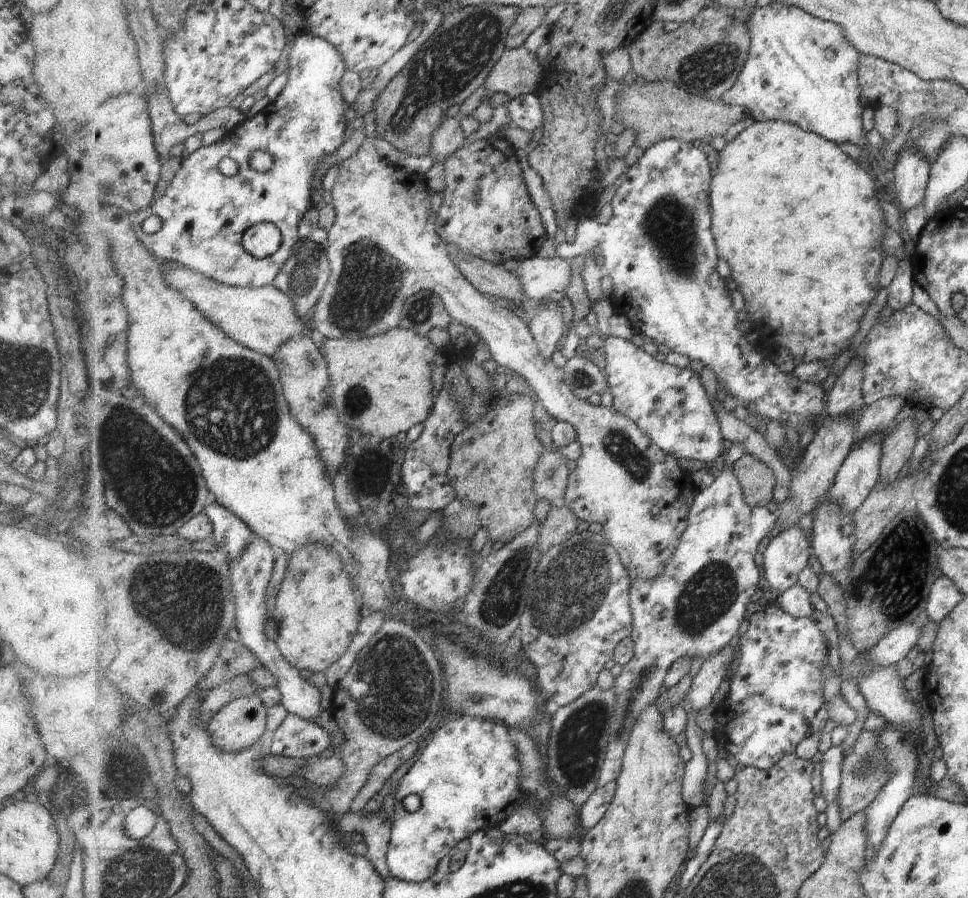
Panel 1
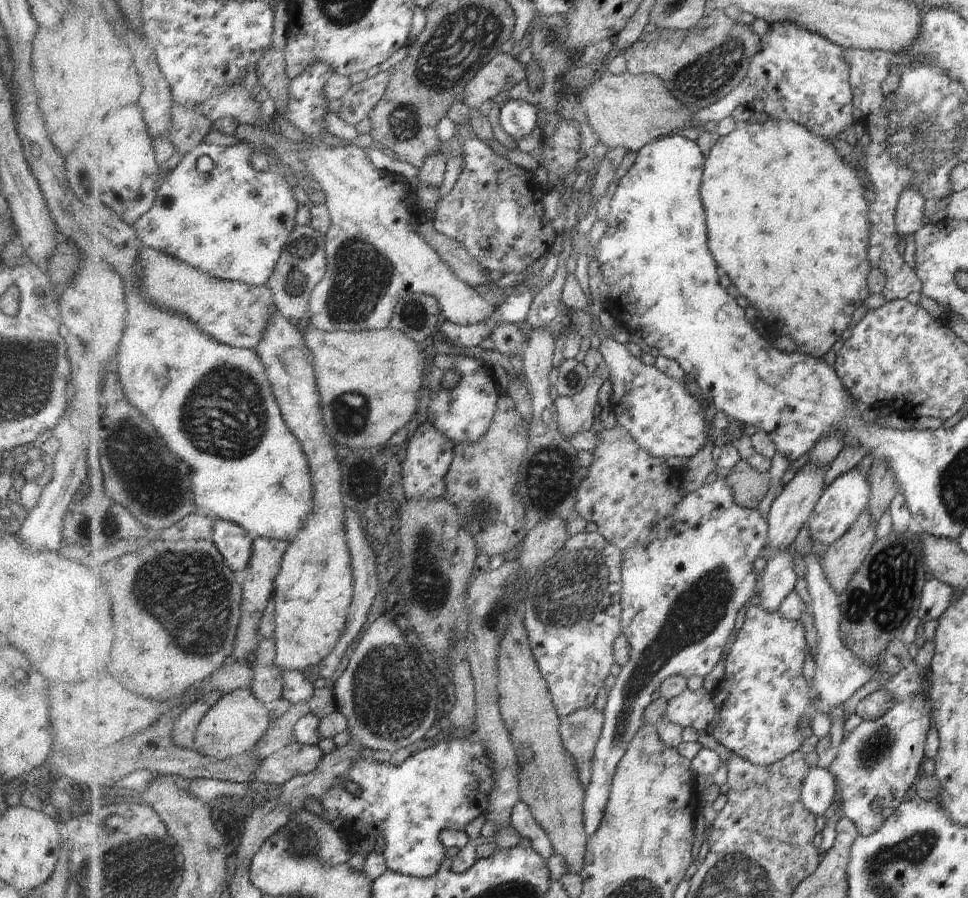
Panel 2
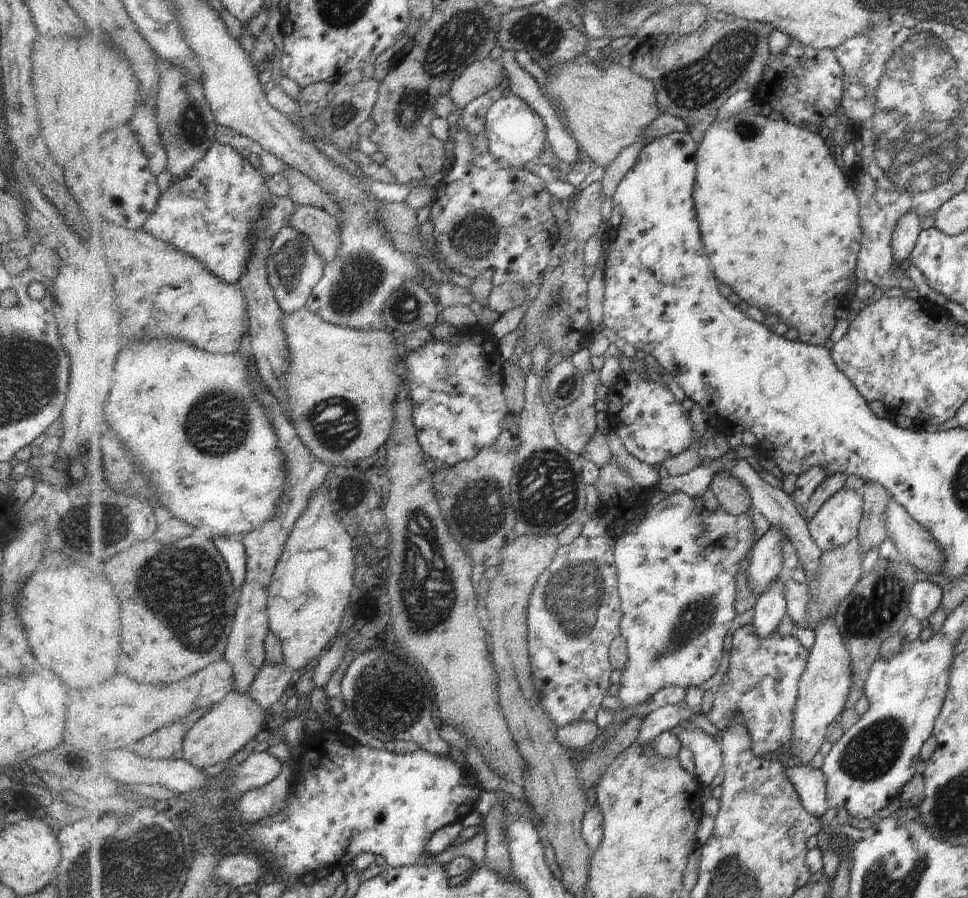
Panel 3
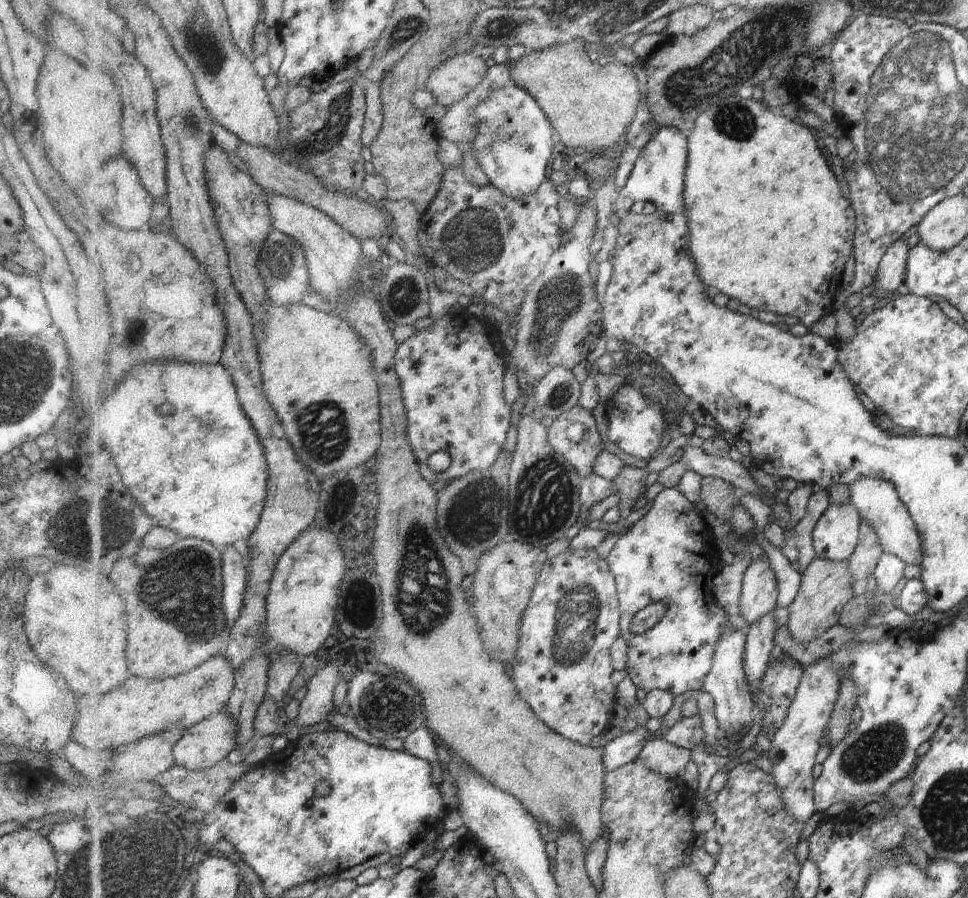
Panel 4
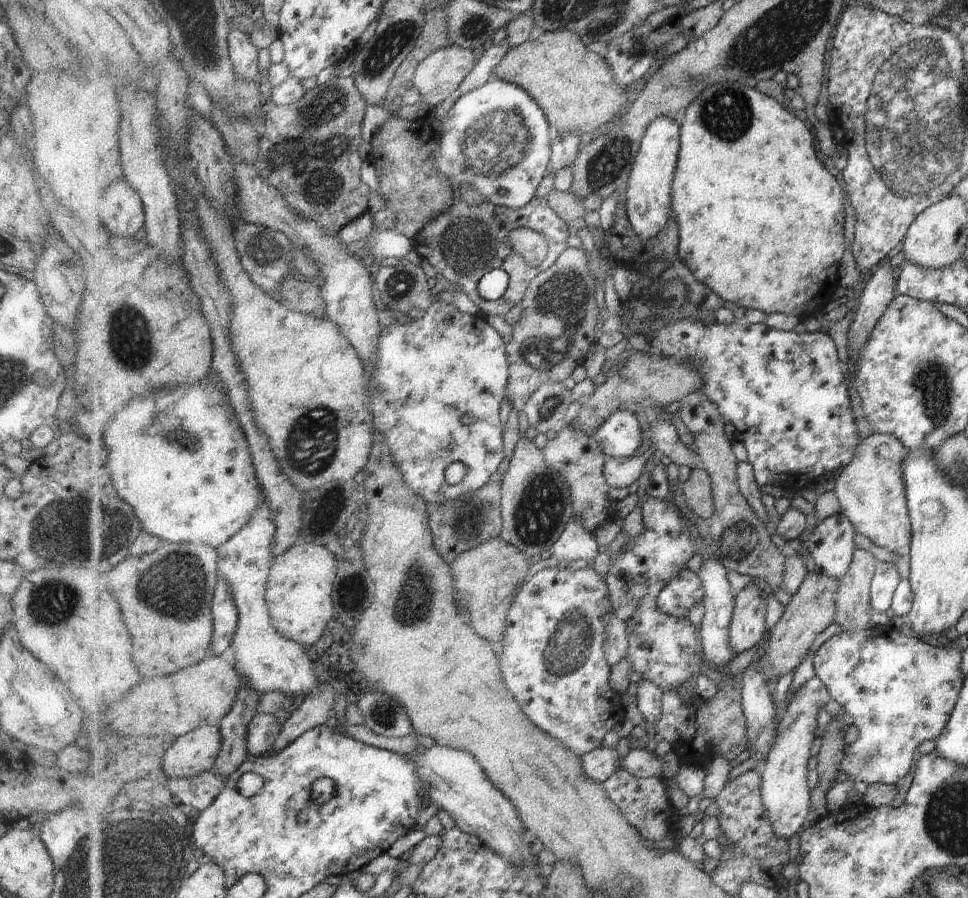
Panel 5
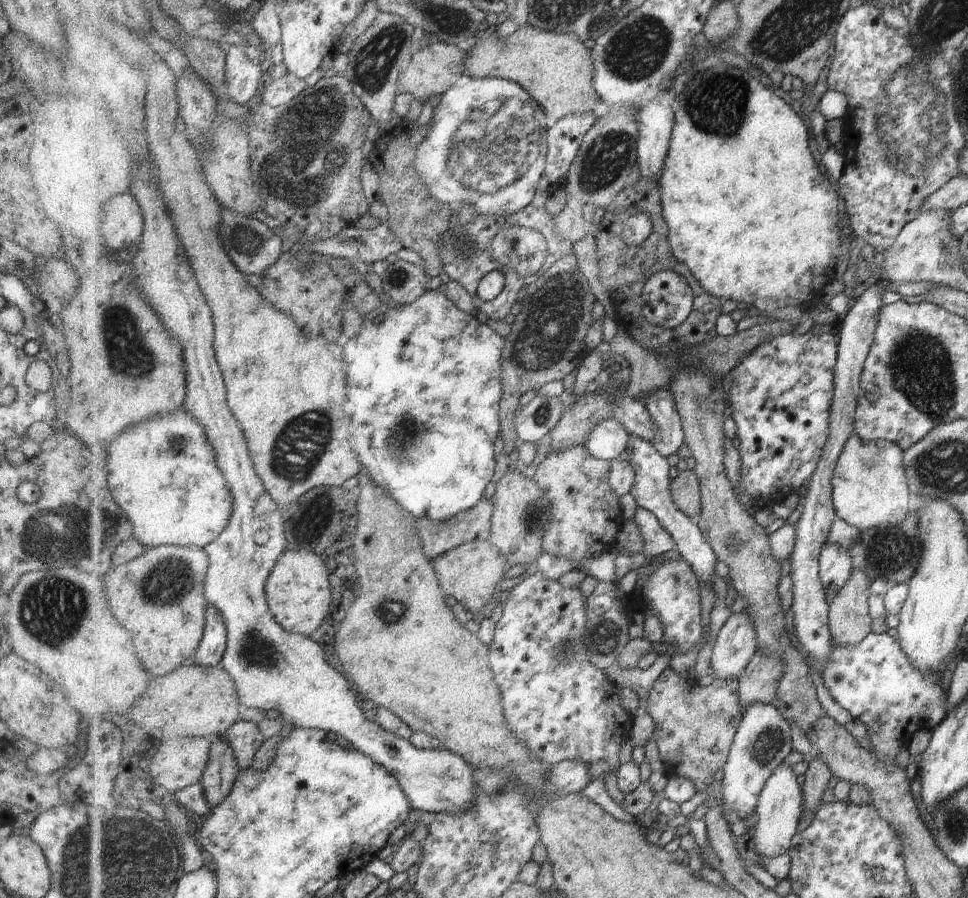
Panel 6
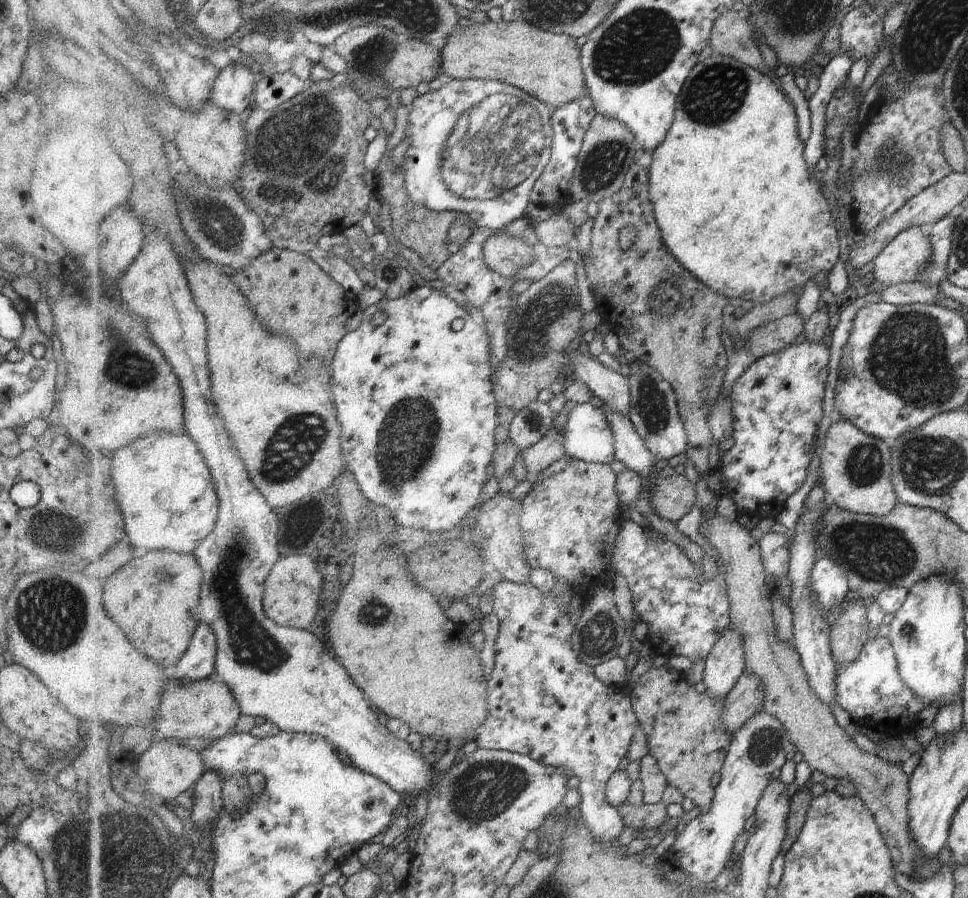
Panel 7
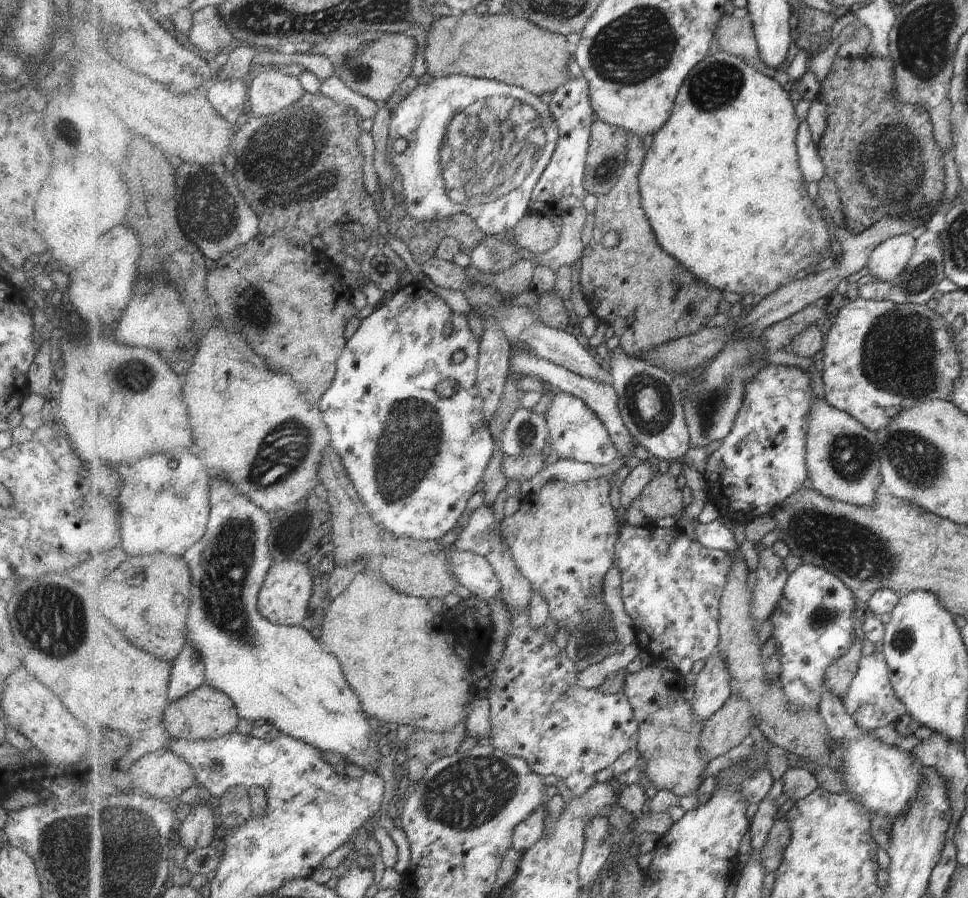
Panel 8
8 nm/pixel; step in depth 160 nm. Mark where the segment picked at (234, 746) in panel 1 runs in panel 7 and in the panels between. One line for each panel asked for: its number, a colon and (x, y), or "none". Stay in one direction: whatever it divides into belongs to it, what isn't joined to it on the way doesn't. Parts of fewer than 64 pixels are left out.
2: (239, 720)
3: (229, 726)
4: (208, 743)
5: (196, 752)
6: (179, 763)
7: (167, 769)

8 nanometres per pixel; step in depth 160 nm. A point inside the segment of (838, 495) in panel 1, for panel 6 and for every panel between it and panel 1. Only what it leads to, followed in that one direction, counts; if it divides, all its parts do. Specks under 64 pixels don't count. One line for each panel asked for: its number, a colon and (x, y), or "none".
2: (843, 501)
3: (838, 522)
4: (836, 537)
5: (832, 544)
6: (836, 565)

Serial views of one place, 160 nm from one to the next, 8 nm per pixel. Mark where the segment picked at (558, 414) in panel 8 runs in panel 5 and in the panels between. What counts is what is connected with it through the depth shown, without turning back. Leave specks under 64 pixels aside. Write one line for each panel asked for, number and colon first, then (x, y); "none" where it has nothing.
5: (620, 436)
6: (610, 439)
7: (589, 437)

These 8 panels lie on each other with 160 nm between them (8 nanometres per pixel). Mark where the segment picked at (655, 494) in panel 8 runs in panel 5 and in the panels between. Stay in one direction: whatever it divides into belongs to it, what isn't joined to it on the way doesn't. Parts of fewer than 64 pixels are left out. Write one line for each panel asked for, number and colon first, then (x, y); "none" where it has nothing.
5: (699, 496)
6: (685, 489)
7: (675, 496)

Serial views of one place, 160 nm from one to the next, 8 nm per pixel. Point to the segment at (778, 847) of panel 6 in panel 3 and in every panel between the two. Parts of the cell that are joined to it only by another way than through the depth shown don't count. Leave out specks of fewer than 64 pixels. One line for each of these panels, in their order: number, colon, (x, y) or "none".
3: (826, 685)
4: (793, 751)
5: (787, 798)

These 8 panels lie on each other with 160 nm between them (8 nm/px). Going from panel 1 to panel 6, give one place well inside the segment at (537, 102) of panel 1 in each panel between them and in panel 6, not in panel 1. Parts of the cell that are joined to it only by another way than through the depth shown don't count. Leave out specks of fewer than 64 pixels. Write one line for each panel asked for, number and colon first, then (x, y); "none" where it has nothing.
2: (518, 118)
3: (517, 134)
4: (514, 139)
5: (497, 138)
6: (483, 136)

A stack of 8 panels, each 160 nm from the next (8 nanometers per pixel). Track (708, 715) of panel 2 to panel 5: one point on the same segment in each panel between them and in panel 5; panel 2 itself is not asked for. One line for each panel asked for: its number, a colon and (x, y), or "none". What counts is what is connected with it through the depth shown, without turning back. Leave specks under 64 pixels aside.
3: (665, 718)
4: (621, 751)
5: (600, 764)

